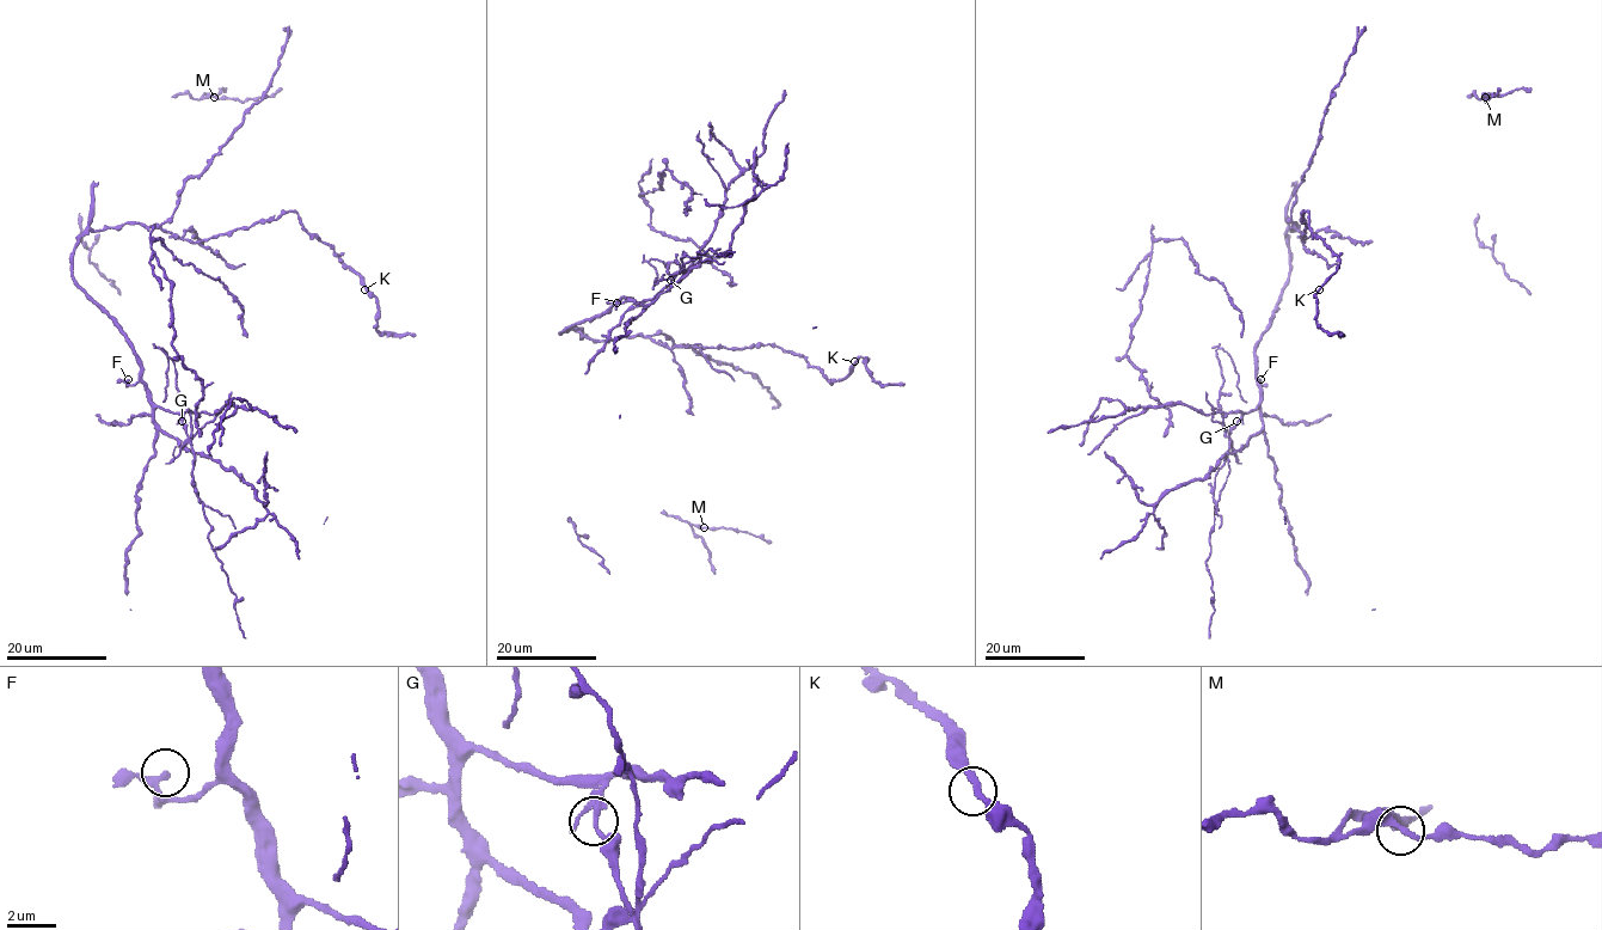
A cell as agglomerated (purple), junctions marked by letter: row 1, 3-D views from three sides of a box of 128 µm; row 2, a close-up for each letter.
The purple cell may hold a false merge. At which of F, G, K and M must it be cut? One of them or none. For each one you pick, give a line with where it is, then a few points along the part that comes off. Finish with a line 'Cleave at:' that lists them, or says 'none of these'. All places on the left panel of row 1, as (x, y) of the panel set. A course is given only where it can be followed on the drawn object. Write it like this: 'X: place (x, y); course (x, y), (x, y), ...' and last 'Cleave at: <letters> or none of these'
G: place (182, 421); course (182, 421), (195, 458), (195, 493), (210, 526), (208, 540), (235, 595), (234, 610), (246, 638)
Cleave at: G

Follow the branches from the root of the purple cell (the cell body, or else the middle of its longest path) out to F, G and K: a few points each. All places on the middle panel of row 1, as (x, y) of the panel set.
F: (572, 325), (600, 317), (621, 298), (630, 299), (617, 303)
G: (572, 325), (600, 317), (621, 298), (634, 303), (649, 300), (668, 286), (671, 280)
K: (572, 325), (562, 331), (597, 341), (643, 335), (668, 348), (774, 344), (833, 381), (854, 361)

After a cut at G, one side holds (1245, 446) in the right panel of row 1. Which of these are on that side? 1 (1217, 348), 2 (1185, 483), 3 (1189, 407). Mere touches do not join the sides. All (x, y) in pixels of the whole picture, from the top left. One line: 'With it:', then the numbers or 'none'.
With it: 2, 3

